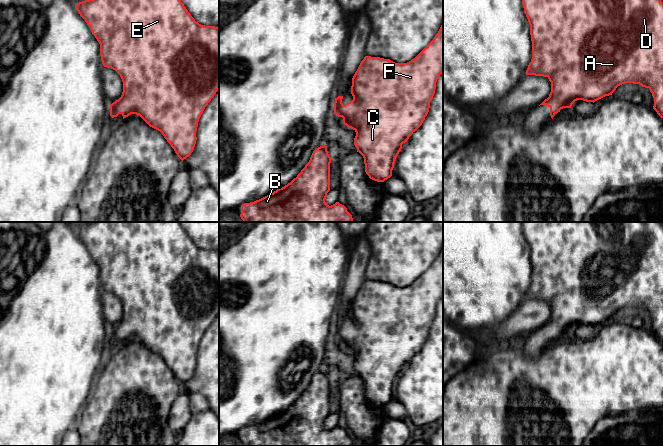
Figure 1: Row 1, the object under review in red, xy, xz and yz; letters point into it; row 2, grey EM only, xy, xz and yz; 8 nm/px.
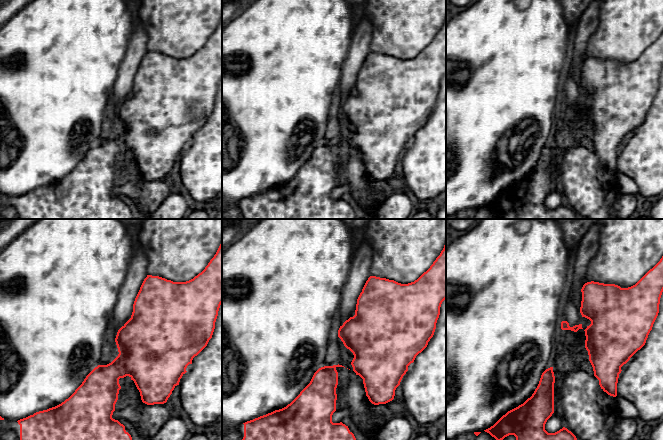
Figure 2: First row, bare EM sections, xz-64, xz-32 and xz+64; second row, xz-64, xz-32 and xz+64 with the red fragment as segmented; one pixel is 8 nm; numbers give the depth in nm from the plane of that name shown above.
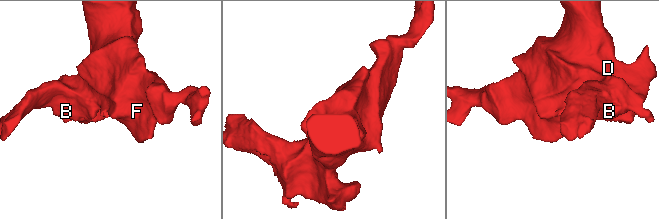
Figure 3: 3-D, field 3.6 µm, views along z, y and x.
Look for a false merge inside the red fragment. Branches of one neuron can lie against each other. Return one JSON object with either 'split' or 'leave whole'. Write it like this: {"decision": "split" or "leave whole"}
{"decision": "leave whole"}

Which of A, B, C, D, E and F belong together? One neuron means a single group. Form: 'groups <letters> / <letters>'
groups A B C D E F

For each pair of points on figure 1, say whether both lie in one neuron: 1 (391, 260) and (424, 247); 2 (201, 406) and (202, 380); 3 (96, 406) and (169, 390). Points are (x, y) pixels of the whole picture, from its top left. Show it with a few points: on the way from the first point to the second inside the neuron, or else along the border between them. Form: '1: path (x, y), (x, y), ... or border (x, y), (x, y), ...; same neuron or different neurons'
1: path (399, 253), (405, 247), (416, 247); same neuron
2: border (188, 392), (201, 393), (208, 403); different neurons
3: path (114, 400), (125, 390), (151, 388); same neuron

